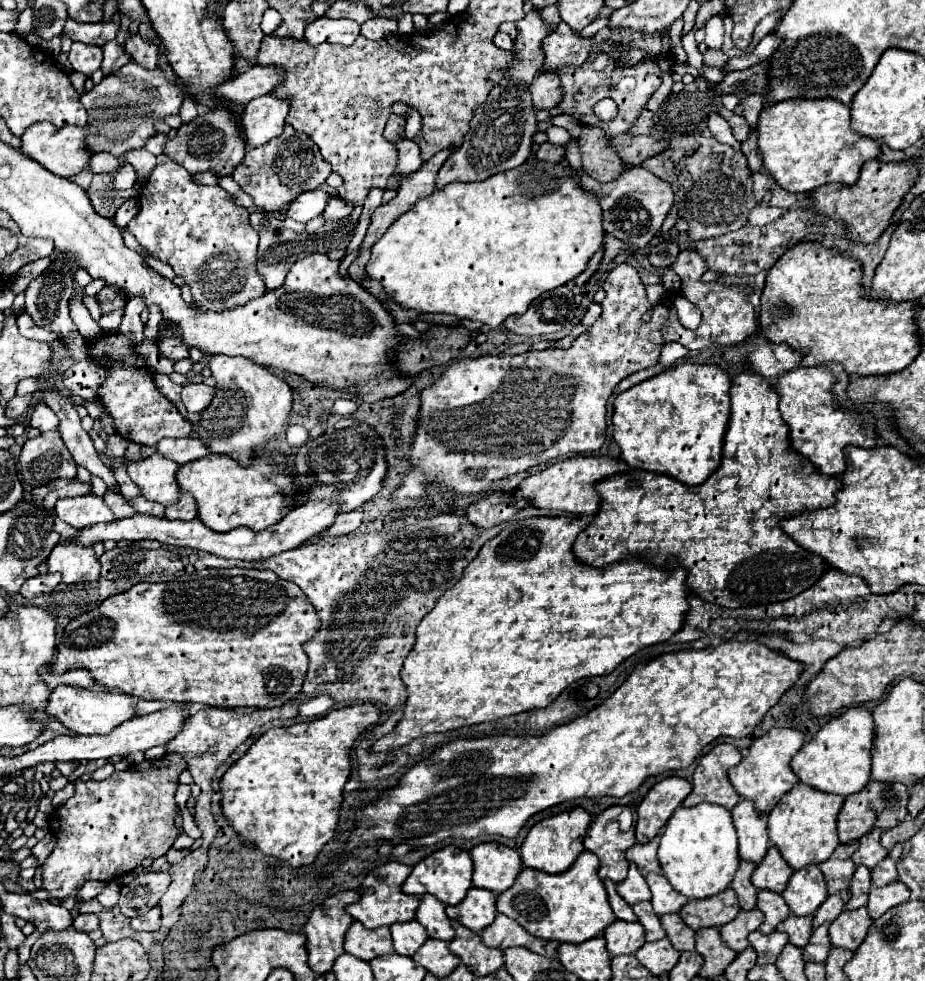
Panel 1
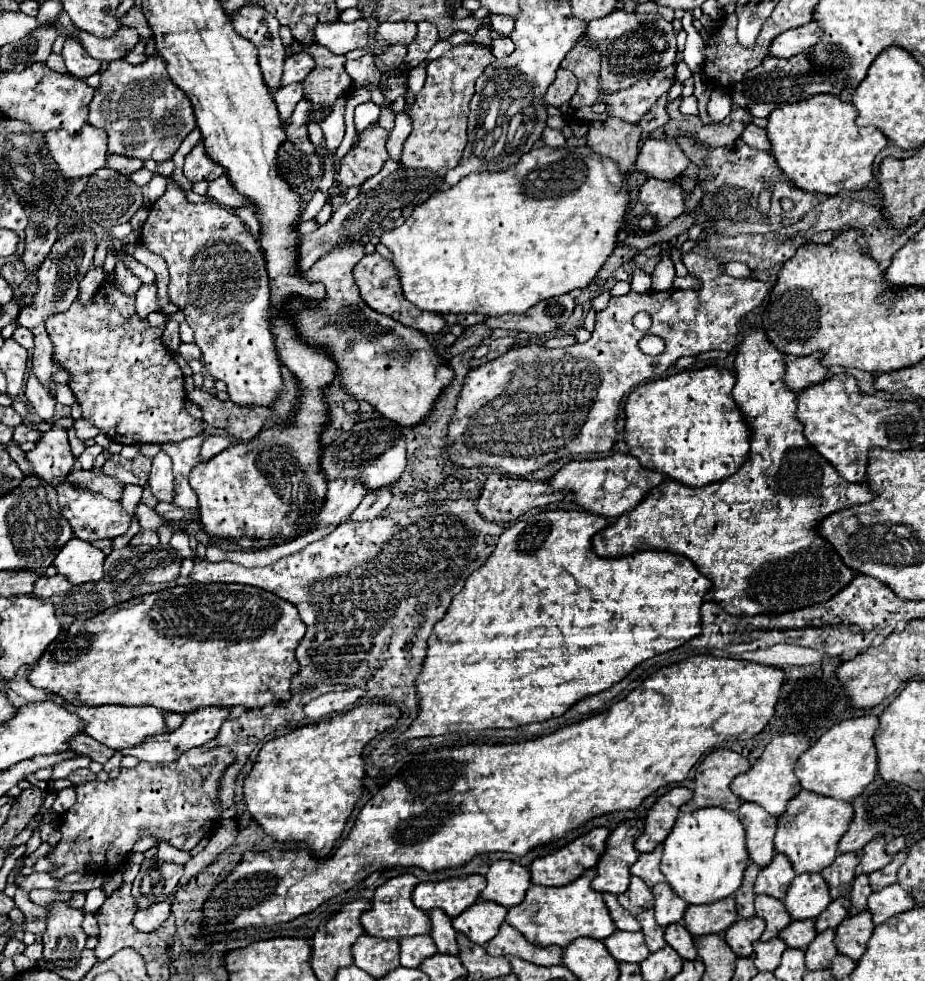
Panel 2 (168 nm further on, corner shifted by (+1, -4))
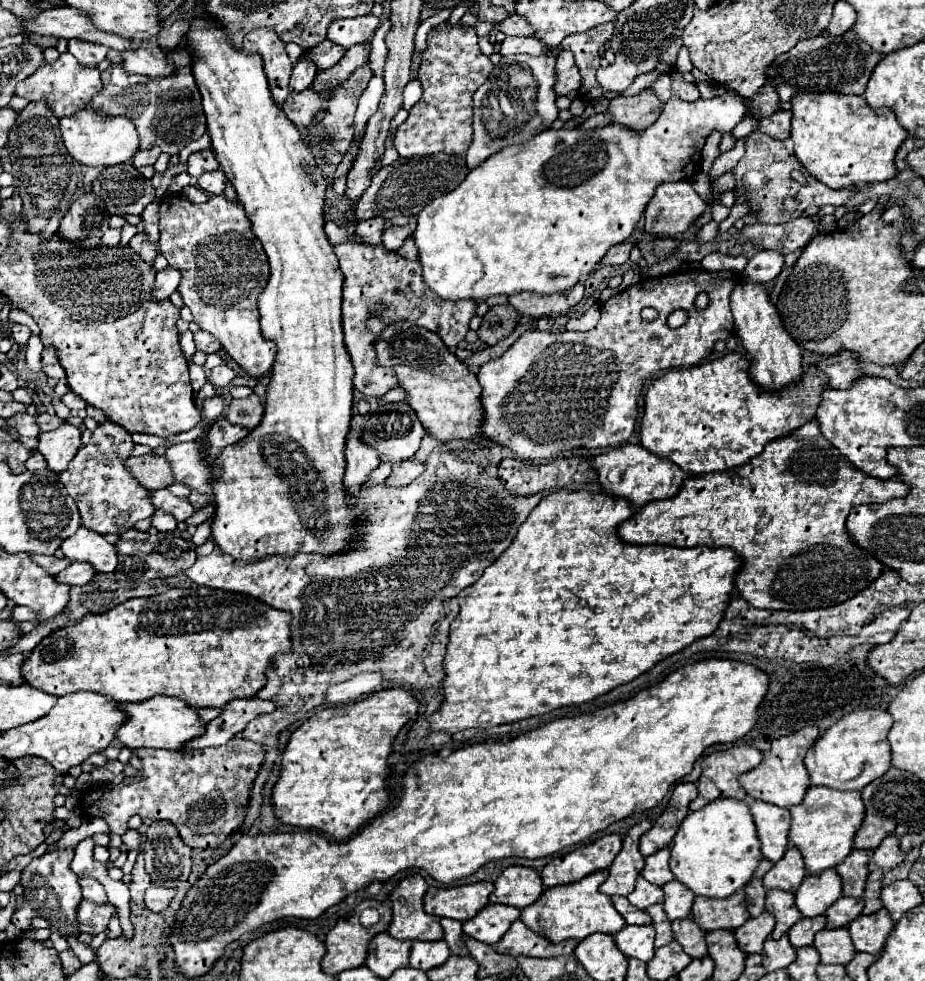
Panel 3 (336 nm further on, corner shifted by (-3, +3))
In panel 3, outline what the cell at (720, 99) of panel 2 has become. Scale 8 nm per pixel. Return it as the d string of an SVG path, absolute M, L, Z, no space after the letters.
M720 95L720 97L712 97L712 99L698 99L696 103L686 103L678 97L672 97L658 121L654 125L650 125L646 131L642 133L634 133L626 127L620 125L606 125L606 127L598 127L592 131L580 131L580 129L546 129L542 133L538 133L536 137L532 137L526 145L512 145L510 149L502 149L498 151L494 157L488 157L482 165L478 165L476 169L472 169L466 179L450 193L430 201L420 213L418 213L418 221L416 221L416 231L412 235L416 249L418 249L418 261L422 265L422 279L424 283L430 287L430 291L440 297L440 299L472 299L472 301L484 301L486 297L492 295L516 295L522 291L530 291L536 295L552 295L552 293L560 293L560 291L570 291L576 283L580 283L584 277L588 277L602 261L602 257L608 253L610 247L624 243L638 219L644 213L644 207L648 205L650 197L654 195L656 185L664 183L664 181L680 181L680 179L688 179L692 177L692 173L700 167L700 153L704 147L706 137L712 133L712 129L718 131L732 131L744 117L746 109L742 105L742 101L734 95Z

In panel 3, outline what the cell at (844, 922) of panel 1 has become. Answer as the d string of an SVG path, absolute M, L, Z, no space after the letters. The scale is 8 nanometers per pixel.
M880 909L872 915L860 915L850 925L850 937L856 951L864 951L870 955L878 955L882 951L882 945L892 931L894 921L886 913L886 909Z

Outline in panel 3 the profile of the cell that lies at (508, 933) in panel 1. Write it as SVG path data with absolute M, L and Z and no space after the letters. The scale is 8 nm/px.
M514 921L508 929L508 933L496 943L498 953L508 953L512 957L516 955L528 955L528 957L558 957L568 955L570 951L568 943L550 943L526 925L522 921Z

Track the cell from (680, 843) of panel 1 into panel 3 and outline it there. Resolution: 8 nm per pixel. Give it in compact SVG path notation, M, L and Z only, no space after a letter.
M718 799L698 811L690 811L672 839L670 869L694 895L728 897L744 887L760 861L760 841L750 817L748 801Z

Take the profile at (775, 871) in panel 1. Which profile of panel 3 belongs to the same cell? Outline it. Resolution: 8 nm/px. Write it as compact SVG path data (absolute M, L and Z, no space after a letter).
M788 847L784 857L778 863L774 863L774 867L764 875L762 883L766 889L782 889L796 893L804 877L806 877L806 867L802 855L798 853L798 849Z

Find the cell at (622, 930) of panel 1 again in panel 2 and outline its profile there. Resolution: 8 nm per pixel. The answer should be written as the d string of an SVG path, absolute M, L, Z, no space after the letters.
M616 930L612 936L604 940L608 952L616 958L616 962L642 962L648 958L648 948L644 944L642 932L622 932Z

